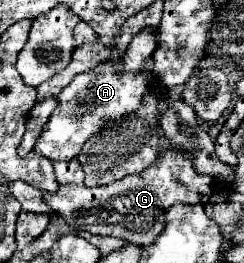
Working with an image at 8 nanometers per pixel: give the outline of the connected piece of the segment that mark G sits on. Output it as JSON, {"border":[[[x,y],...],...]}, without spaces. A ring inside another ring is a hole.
{"border":[[[167,149],[159,159],[137,175],[123,177],[113,185],[85,187],[61,185],[57,193],[45,193],[47,205],[57,211],[75,231],[111,235],[135,245],[151,245],[165,227],[165,213],[175,203],[203,203],[213,193],[213,179],[197,175],[191,159],[179,149]]]}

